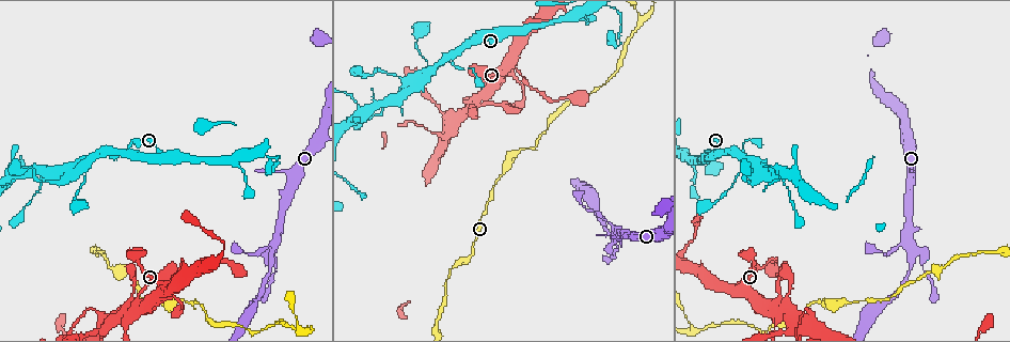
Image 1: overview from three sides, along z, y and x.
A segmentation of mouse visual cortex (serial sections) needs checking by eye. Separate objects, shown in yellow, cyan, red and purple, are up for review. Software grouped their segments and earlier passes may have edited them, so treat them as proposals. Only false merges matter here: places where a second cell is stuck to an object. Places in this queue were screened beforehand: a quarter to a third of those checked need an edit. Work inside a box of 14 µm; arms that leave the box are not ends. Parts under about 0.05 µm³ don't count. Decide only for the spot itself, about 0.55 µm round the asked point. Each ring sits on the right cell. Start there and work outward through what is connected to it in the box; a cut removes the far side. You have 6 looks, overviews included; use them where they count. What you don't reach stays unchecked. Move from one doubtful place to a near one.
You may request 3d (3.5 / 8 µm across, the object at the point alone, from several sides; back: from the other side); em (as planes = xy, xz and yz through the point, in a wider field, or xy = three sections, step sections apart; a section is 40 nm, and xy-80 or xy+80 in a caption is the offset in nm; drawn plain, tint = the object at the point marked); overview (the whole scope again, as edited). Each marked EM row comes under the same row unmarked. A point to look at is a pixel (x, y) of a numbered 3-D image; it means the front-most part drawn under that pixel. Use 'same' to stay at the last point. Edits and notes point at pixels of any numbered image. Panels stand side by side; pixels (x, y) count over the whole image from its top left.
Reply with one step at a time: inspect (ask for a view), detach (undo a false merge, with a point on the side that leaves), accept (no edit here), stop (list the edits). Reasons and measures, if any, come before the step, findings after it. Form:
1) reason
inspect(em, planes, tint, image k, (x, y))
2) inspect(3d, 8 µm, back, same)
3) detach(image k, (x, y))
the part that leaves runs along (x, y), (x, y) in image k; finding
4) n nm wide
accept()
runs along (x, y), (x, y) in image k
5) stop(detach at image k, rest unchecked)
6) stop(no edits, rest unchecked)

three-way junction
inspect(3d, 3.5 µm, image 1, (388, 101))

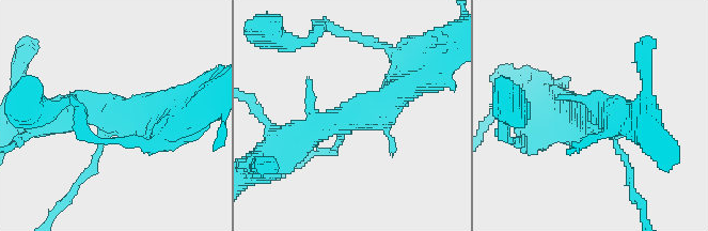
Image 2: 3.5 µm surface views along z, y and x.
shape alone is not enough
inspect(em, xy, step 2, tint, image 2, (352, 114))

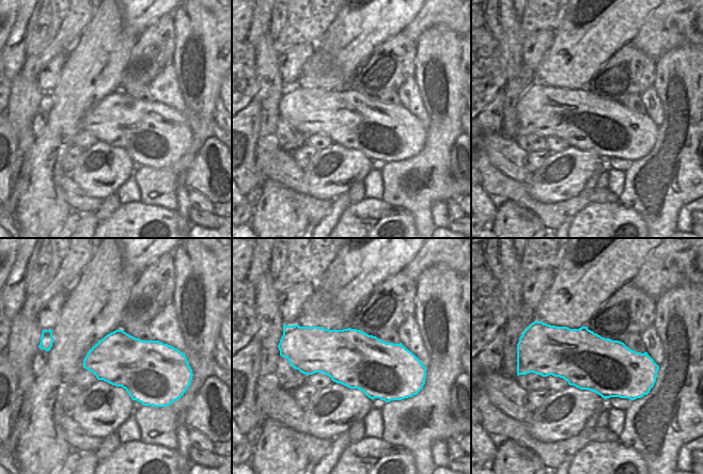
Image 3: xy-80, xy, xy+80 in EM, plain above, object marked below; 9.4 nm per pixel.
accept()
runs along (409, 80), (285, 149) in image 2; all the same cell

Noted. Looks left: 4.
three-way junction
inspect(3d, 8 µm, image 1, (638, 16))

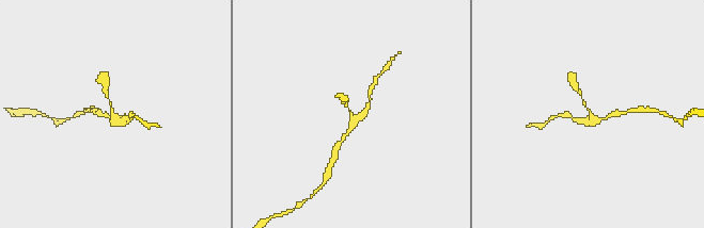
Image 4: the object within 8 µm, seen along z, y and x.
closer look
inspect(3d, 3.5 µm, image 4, (590, 111))

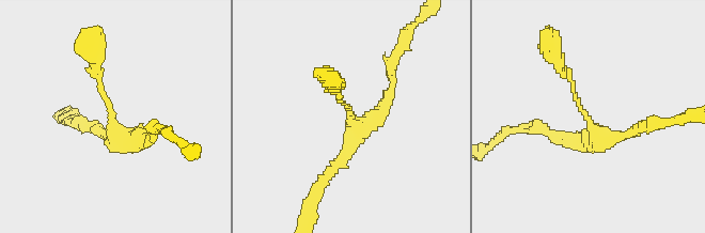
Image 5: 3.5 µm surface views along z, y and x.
3 arms; arms of 100, 200, 200 nm
inspect(em, xy, step 3, tint, image 5, (350, 117))

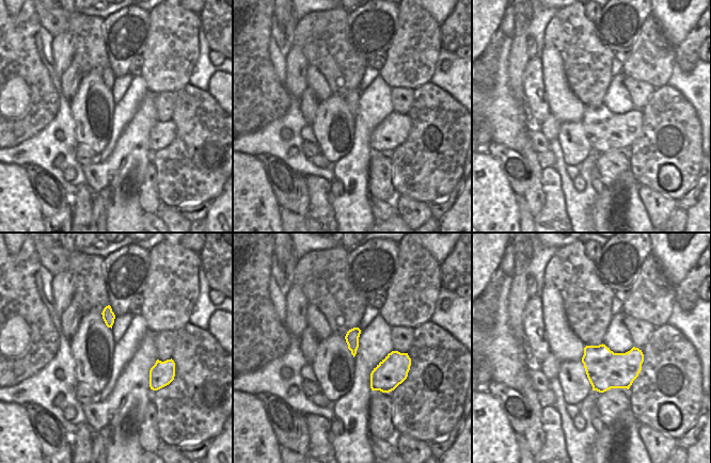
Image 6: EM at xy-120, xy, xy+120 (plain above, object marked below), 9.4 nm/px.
accept()
runs along (637, 129), (601, 139), (554, 57) in image 5; all the same cell

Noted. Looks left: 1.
stop(no edits, rest unchecked)

